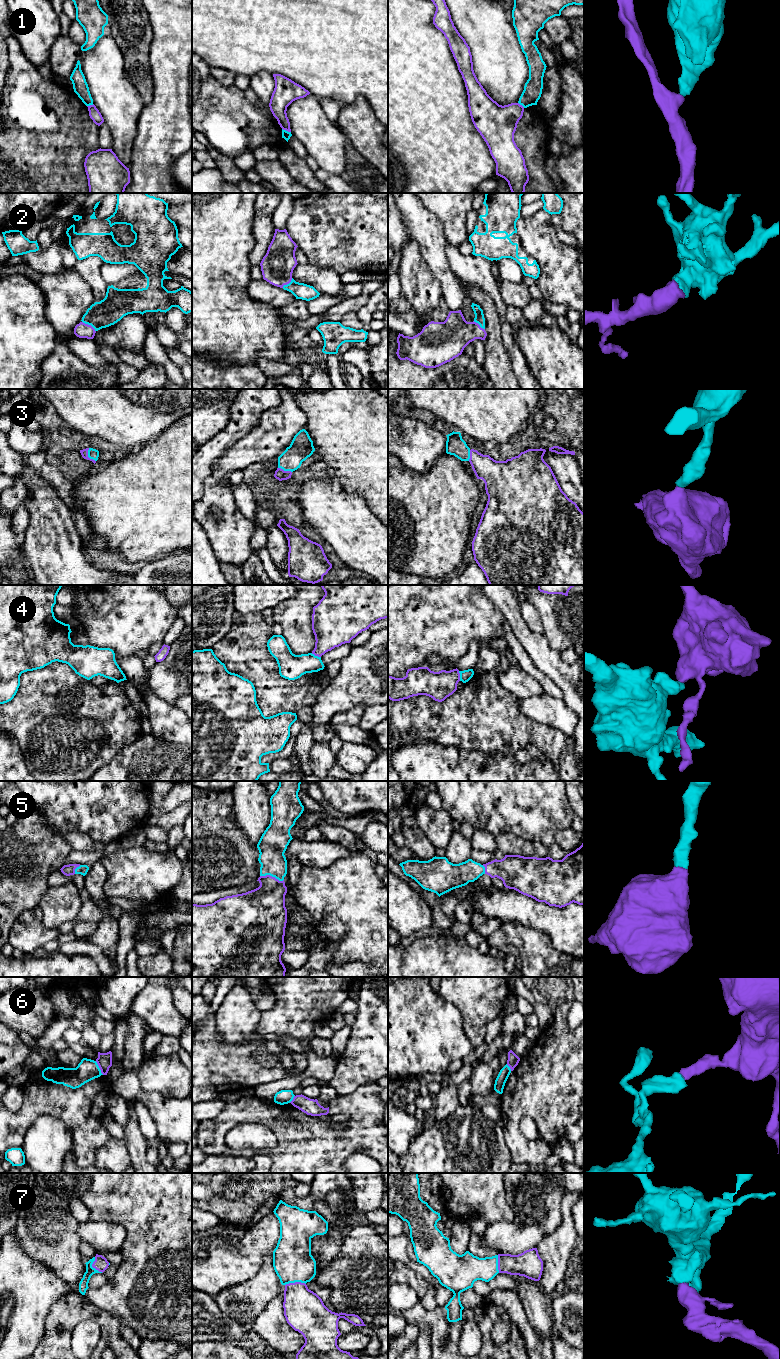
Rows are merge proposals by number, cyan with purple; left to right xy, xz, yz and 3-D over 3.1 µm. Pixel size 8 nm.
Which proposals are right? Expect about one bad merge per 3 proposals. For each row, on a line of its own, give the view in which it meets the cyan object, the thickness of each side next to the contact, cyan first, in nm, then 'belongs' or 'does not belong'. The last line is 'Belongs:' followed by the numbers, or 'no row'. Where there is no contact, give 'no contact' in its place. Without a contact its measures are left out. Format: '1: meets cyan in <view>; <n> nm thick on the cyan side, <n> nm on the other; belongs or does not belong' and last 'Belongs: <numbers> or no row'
1: meets cyan in xz; 70 nm thick on the cyan side, 160 nm on the other; does not belong
2: meets cyan in xy; 220 nm thick on the cyan side, 120 nm on the other; belongs
3: meets cyan in xy; 80 nm thick on the cyan side, 60 nm on the other; belongs
4: meets cyan in yz; 90 nm thick on the cyan side, 220 nm on the other; does not belong
5: meets cyan in xz; 220 nm thick on the cyan side, 320 nm on the other; belongs
6: meets cyan in xy; 170 nm thick on the cyan side, 120 nm on the other; does not belong
7: meets cyan in xz; 320 nm thick on the cyan side, 320 nm on the other; belongs
Belongs: 2, 3, 5, 7

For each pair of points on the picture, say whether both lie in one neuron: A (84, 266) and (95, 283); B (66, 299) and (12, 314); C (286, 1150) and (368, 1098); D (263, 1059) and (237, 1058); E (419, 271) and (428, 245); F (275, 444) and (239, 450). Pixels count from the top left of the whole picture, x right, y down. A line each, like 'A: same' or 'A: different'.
A: same
B: different
C: same
D: different
E: different
F: same

